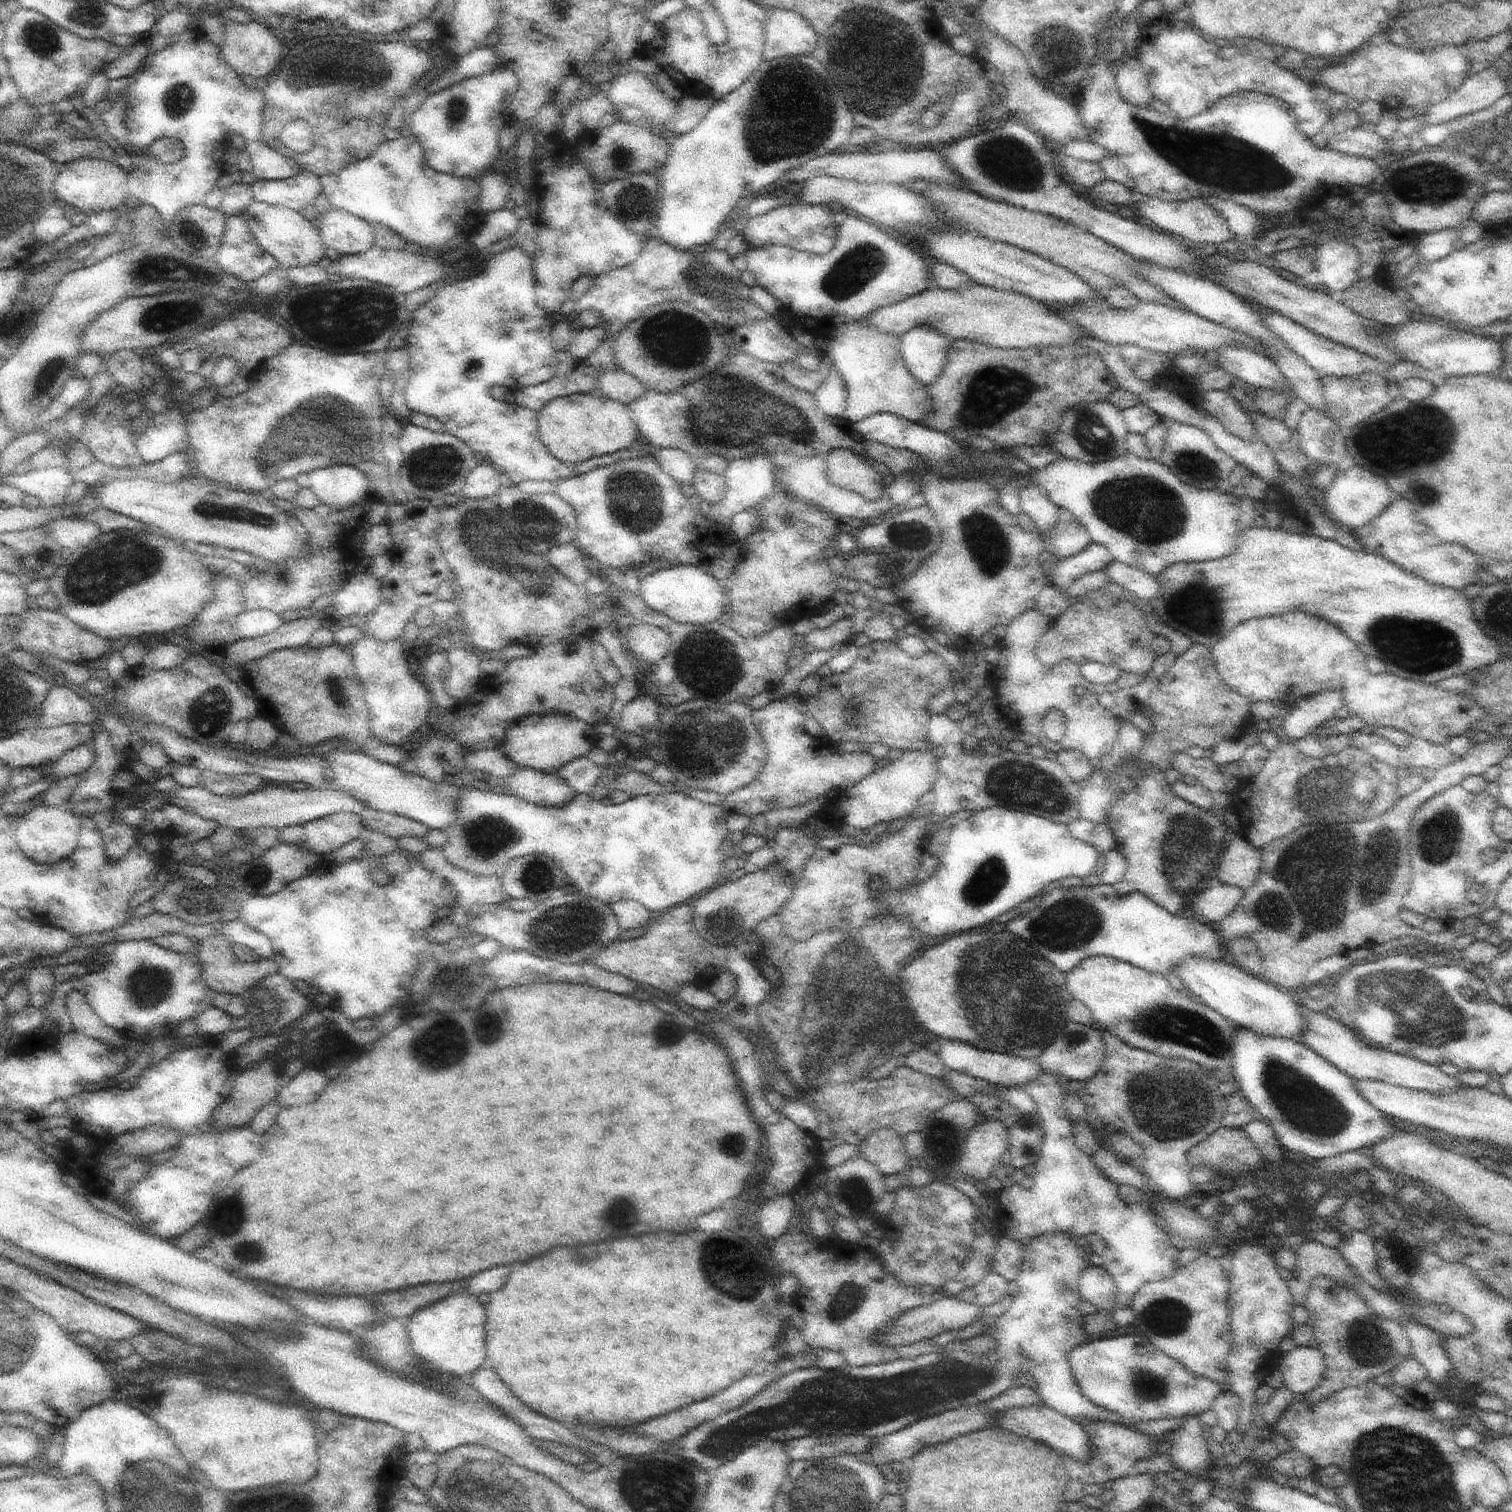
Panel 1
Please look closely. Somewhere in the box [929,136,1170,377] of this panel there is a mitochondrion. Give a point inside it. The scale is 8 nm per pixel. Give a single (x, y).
(1004, 165)

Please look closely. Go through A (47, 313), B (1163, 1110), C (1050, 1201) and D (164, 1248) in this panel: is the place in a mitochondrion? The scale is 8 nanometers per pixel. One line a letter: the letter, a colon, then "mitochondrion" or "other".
A: other
B: mitochondrion
C: other
D: other

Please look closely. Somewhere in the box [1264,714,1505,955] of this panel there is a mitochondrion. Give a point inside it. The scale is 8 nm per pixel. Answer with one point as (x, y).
(1328, 796)

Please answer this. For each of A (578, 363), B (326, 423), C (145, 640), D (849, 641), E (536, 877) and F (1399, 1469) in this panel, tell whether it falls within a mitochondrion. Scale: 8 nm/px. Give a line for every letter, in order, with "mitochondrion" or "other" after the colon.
A: other
B: mitochondrion
C: other
D: other
E: mitochondrion
F: mitochondrion

